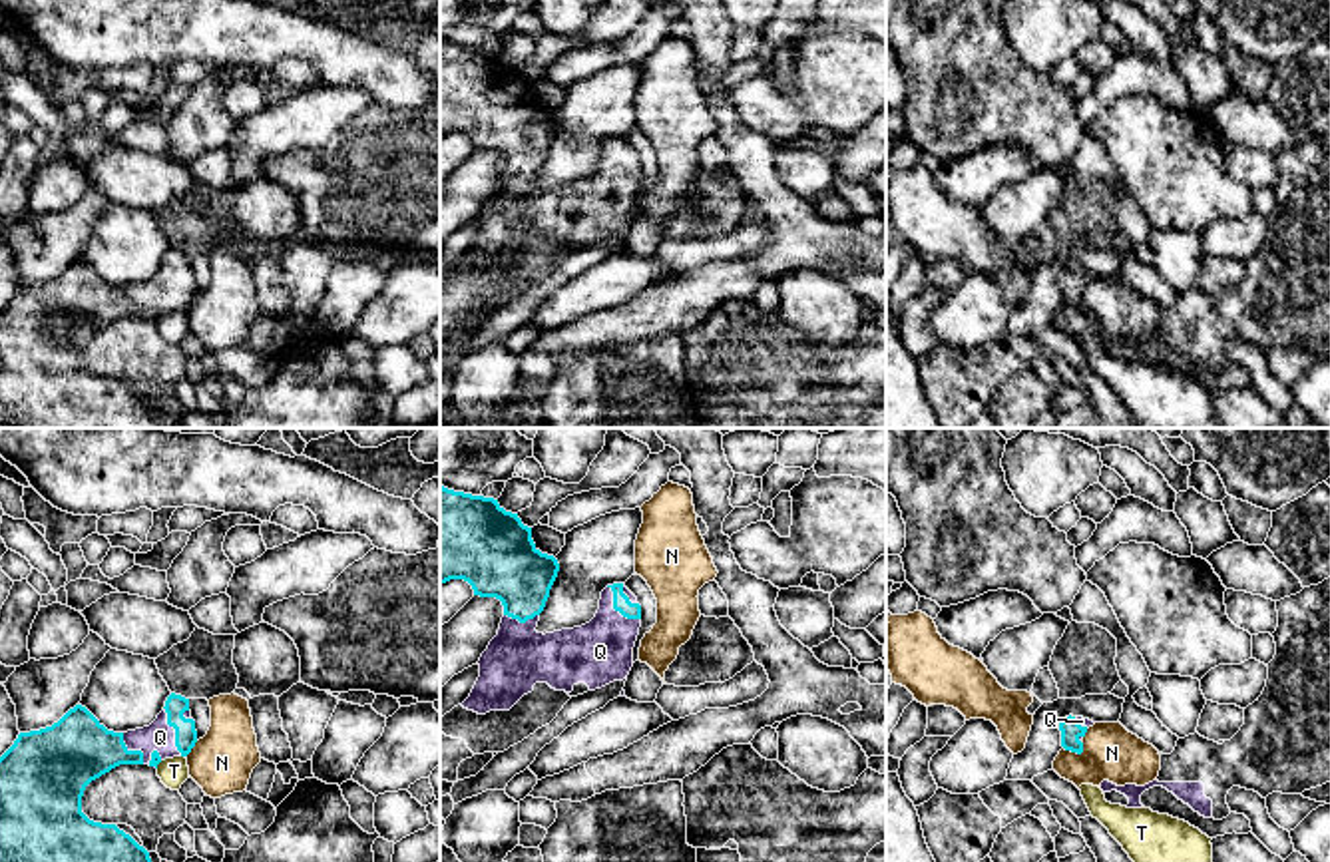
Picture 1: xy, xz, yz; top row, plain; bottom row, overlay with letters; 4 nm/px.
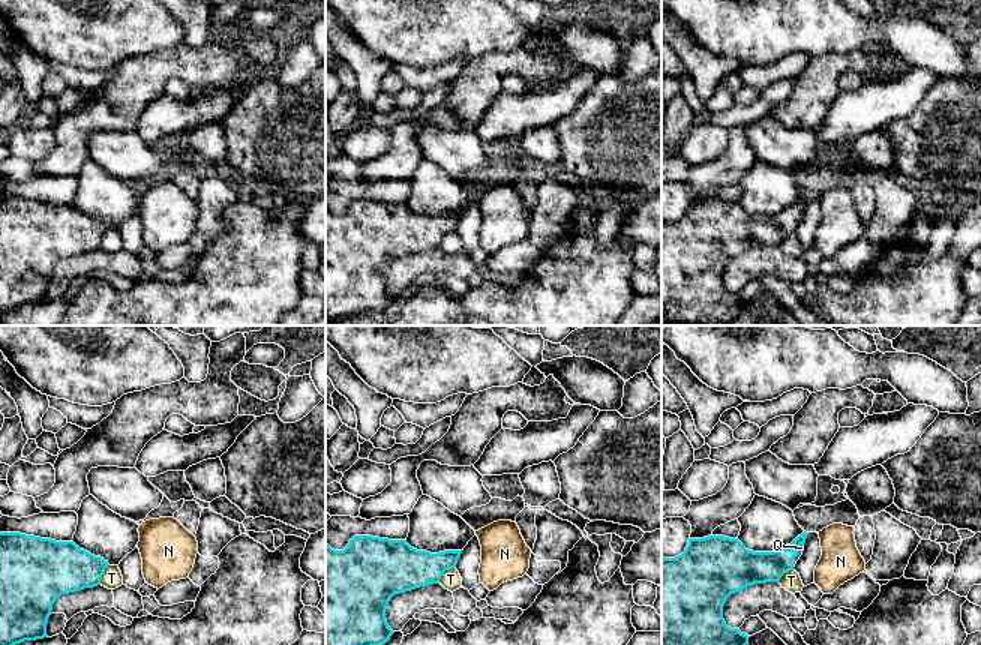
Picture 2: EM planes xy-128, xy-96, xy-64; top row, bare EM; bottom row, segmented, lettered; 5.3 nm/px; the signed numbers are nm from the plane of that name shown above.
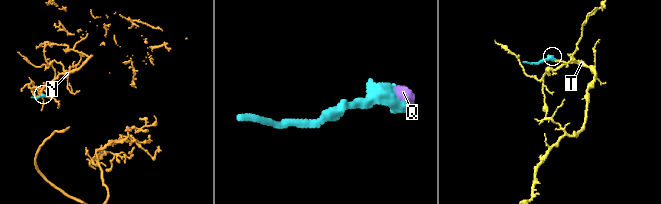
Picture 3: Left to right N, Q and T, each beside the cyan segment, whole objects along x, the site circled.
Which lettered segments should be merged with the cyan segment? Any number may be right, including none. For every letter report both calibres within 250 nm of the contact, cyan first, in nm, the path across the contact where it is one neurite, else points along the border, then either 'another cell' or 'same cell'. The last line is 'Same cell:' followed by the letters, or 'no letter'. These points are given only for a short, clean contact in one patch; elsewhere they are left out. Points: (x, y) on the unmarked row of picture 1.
N: 80/220 nm | along yz (1084, 297), (1080, 307), (1064, 301) | another cell
Q: 70/260 nm | same cell
T: 50/110 nm | another cell
Same cell: Q

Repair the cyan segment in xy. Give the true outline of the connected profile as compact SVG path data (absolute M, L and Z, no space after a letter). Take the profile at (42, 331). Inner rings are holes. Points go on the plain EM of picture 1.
M171 247L157 273L143 283L108 285L86 261L76 259L52 281L20 287L0 311L0 428L159 428L149 406L115 378L90 374L82 366L86 340L119 319L155 321L173 311L187 311L197 297L189 253Z

